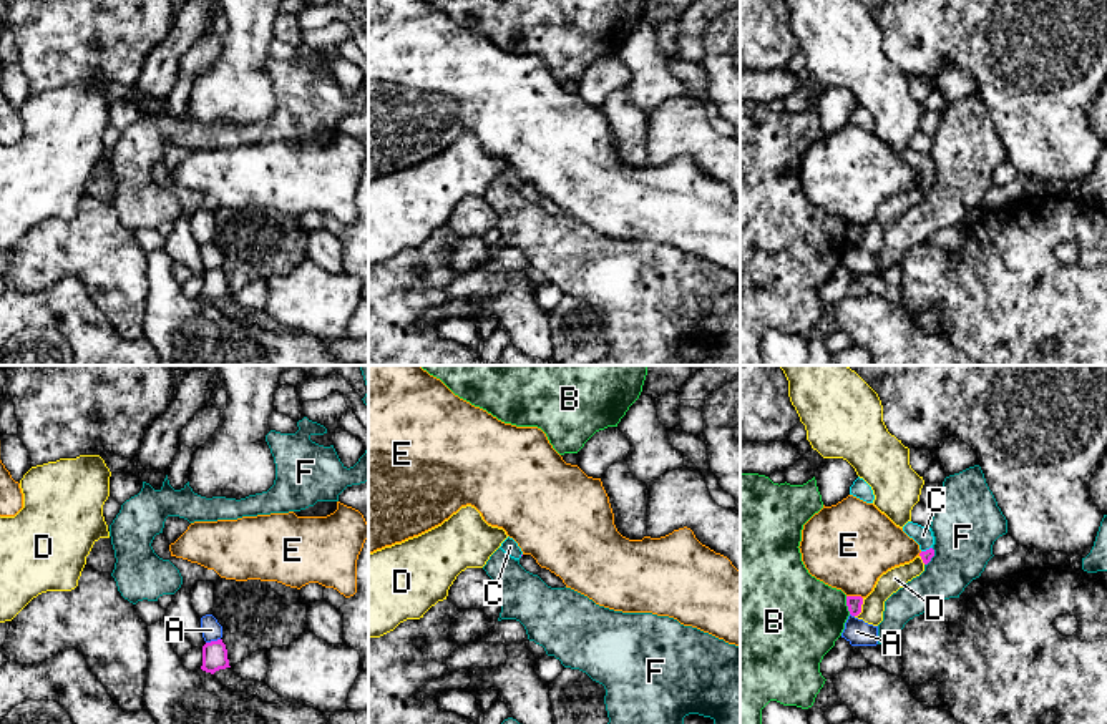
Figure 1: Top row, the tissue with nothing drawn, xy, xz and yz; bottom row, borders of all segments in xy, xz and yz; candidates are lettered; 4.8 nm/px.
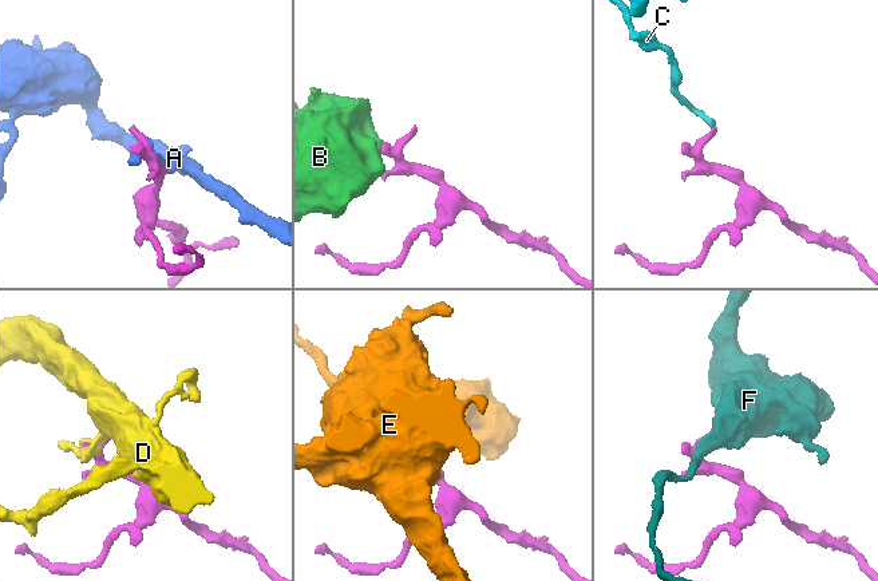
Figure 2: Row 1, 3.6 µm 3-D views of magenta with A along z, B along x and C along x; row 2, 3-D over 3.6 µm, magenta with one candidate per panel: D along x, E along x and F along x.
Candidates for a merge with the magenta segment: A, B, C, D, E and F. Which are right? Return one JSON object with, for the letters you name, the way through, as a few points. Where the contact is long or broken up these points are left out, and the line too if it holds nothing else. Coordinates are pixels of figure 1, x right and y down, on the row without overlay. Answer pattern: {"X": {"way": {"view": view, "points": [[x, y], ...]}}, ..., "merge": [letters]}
{"C": {"way": {"view": "yz", "points": [[926, 183], [926, 178], [923, 163]]}}, "merge": ["C"]}

